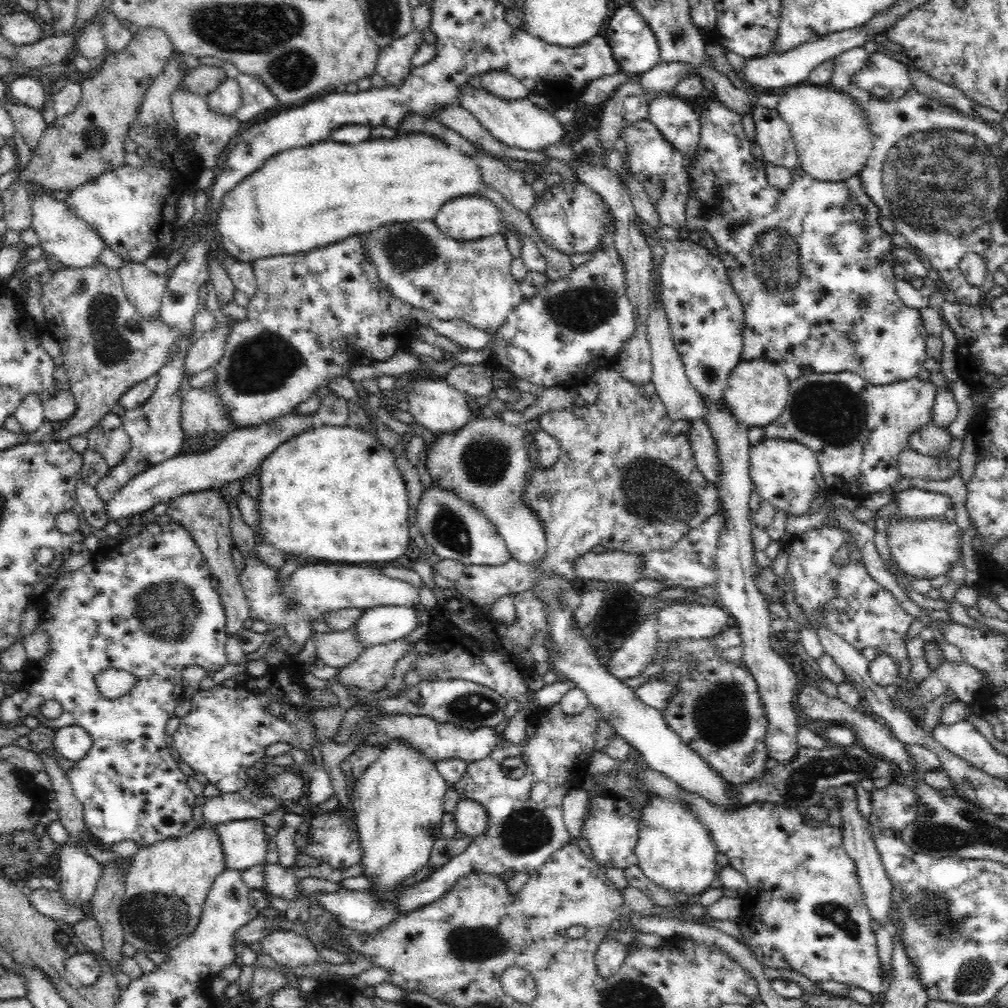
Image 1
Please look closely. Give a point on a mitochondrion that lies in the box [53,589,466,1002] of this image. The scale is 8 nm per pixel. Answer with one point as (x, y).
(154, 918)

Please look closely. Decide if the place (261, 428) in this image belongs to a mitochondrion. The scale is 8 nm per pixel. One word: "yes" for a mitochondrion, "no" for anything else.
no

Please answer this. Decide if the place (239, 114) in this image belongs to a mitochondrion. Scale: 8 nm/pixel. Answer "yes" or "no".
no

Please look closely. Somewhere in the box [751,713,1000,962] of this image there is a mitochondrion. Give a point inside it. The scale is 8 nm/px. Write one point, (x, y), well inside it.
(937, 912)

